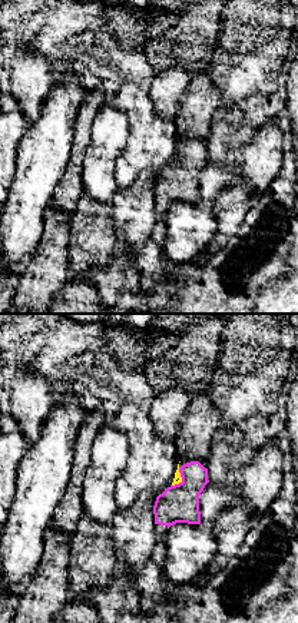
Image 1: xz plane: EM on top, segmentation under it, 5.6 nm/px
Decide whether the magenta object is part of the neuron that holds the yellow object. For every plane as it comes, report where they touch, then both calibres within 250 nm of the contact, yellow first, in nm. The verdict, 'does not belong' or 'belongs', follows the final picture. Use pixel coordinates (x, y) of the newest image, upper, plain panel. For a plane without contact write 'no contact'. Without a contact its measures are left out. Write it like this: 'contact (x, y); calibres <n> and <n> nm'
contact (181, 158); calibres 50 and 220 nm

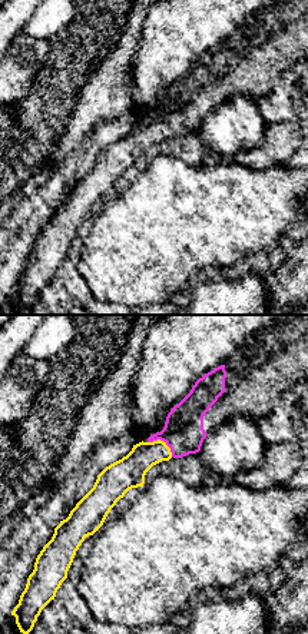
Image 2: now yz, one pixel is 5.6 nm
contact (162, 120); calibres 170 and 220 nm

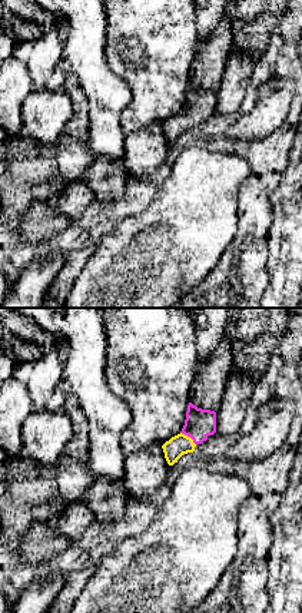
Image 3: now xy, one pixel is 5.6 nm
contact (189, 116); calibres 120 and 160 nm

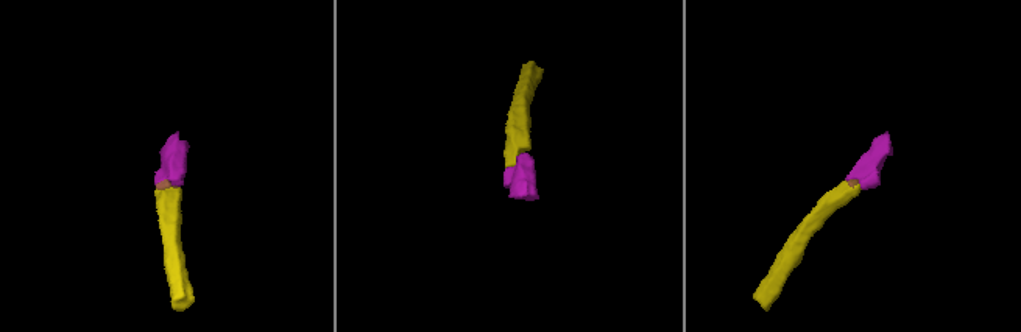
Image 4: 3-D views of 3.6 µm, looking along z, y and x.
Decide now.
belongs

